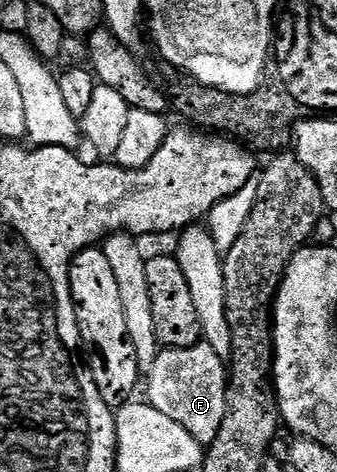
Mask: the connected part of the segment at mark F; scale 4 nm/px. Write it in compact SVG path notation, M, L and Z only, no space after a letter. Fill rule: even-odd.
M204 340L191 348L165 348L158 353L153 367L147 372L147 382L149 378L149 395L147 401L150 406L154 406L163 416L171 416L175 424L183 424L195 440L203 444L211 443L215 436L219 436L219 428L223 424L225 415L225 392L227 389L227 362L221 358L215 348L211 348Z

